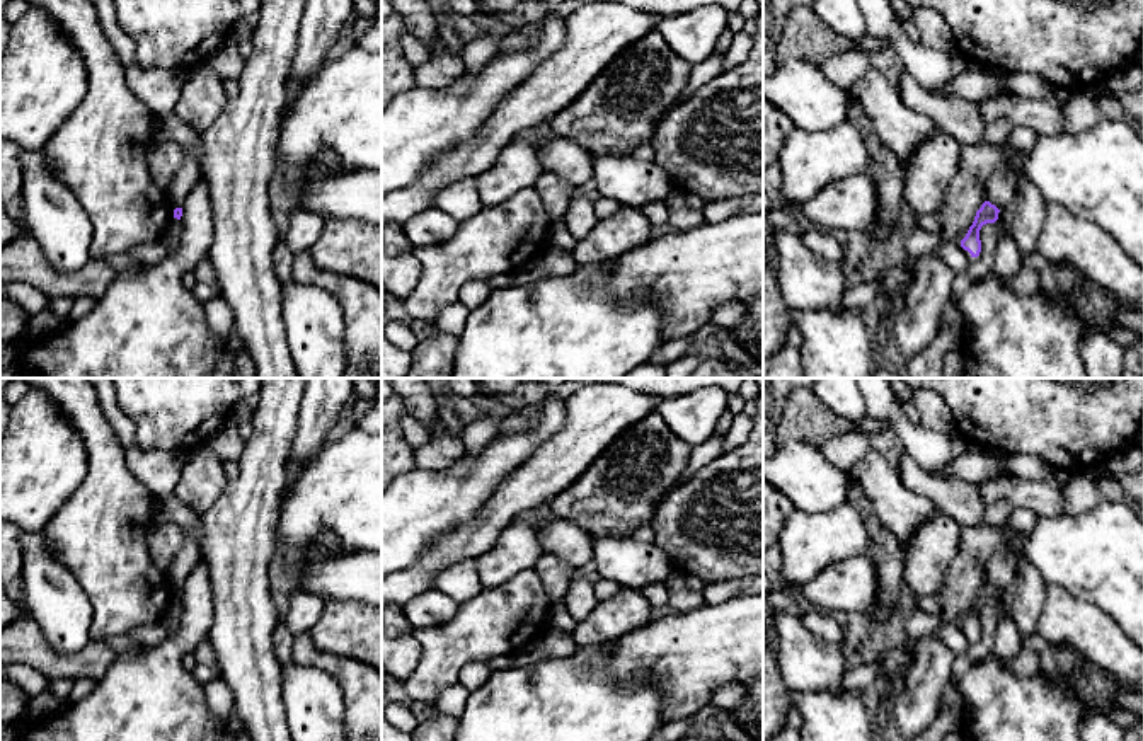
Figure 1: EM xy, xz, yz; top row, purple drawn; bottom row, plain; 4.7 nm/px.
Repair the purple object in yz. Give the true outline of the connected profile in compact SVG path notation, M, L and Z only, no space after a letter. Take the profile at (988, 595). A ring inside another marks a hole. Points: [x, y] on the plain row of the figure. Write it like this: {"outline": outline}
{"outline": "M985 583L981 589L976 593L973 606L969 608L966 618L961 622L961 629L968 632L971 639L978 639L981 634L981 608L986 605L995 605L998 601L998 595L1000 591L990 583Z"}

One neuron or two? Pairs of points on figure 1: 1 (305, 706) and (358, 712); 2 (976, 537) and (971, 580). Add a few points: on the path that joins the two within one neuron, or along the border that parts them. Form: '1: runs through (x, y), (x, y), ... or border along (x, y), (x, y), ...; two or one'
1: border along (329, 673), (343, 697), (344, 723); two
2: runs through (976, 547), (971, 556), (971, 569); one

